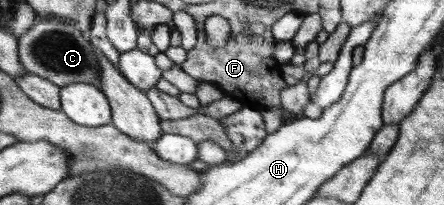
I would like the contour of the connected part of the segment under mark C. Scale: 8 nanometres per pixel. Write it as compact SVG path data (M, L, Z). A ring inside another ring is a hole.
M57 18L38 21L19 37L18 44L20 61L29 75L47 78L60 87L75 83L99 85L98 51L73 23Z

